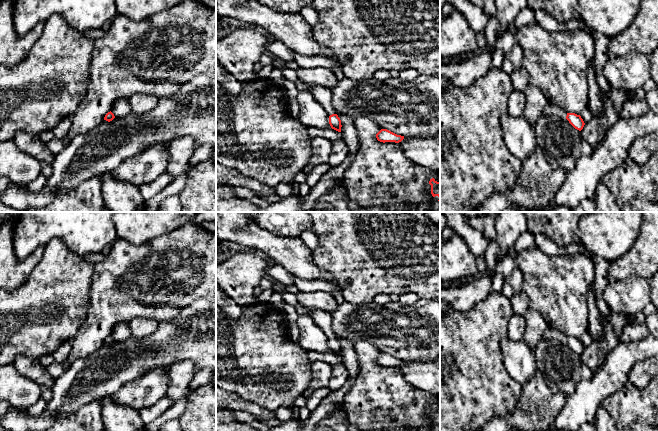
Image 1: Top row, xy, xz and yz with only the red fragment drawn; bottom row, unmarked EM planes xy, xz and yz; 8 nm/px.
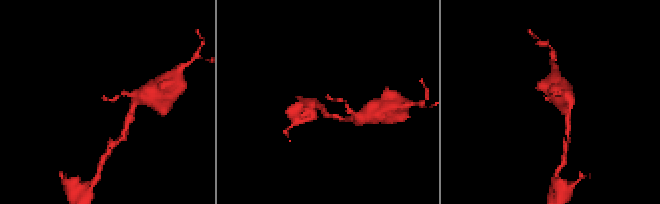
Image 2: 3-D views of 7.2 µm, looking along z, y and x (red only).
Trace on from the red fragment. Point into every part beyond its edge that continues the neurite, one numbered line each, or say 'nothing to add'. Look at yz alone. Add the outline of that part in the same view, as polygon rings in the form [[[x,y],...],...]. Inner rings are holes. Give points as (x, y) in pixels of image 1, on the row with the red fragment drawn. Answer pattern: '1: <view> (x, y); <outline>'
1: yz (550, 110); [[[547,103],[546,107],[543,109],[542,114],[545,116],[557,116],[560,118],[566,118],[567,116],[567,113],[564,110],[562,110],[557,105],[552,105],[550,103]]]

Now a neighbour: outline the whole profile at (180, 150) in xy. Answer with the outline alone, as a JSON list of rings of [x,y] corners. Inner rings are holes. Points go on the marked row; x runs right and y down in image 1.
[[[189,136],[174,139],[168,143],[168,164],[166,172],[177,176],[188,168],[190,159],[198,148],[196,141]]]

